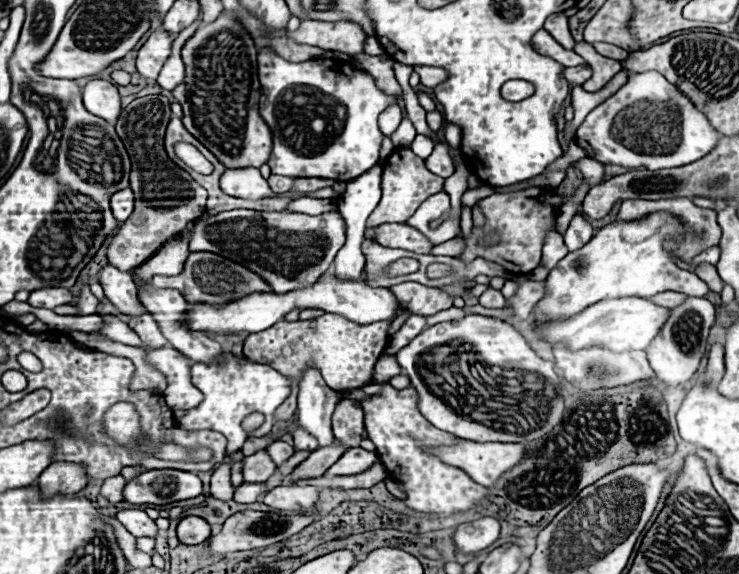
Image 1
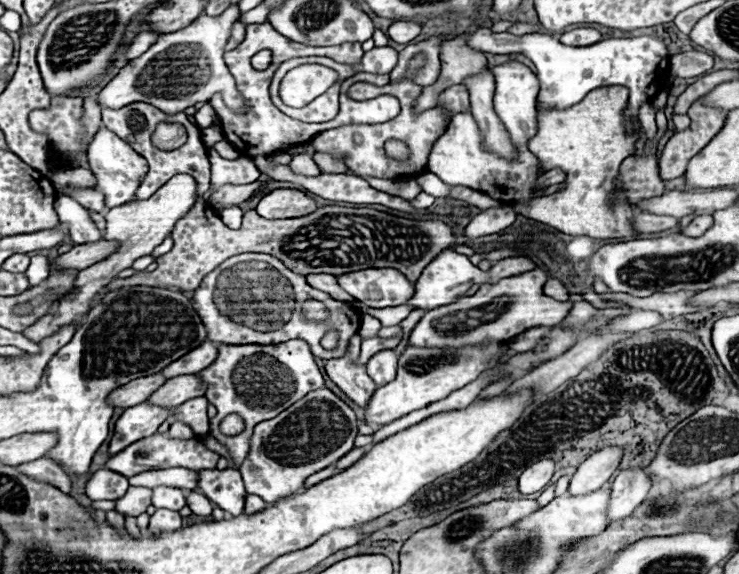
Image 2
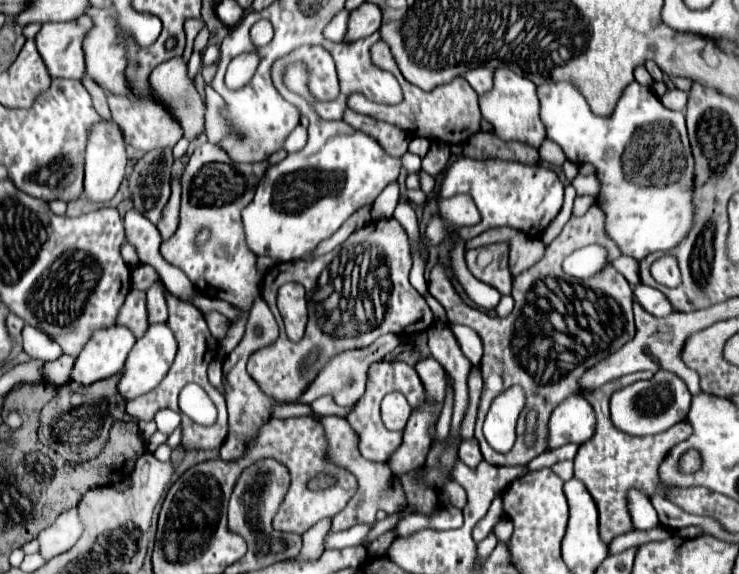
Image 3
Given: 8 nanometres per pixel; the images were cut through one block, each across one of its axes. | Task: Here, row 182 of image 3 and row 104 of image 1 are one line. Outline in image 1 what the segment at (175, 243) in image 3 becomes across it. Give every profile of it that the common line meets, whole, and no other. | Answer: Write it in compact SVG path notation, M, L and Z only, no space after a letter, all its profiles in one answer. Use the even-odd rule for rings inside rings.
M222 10L222 14L210 22L200 26L182 46L182 62L184 62L184 82L172 90L174 98L182 104L184 116L182 124L186 130L200 140L226 168L260 168L268 162L272 150L272 134L266 128L266 122L258 114L258 98L260 98L260 84L256 72L256 46L246 28L238 24L234 12Z

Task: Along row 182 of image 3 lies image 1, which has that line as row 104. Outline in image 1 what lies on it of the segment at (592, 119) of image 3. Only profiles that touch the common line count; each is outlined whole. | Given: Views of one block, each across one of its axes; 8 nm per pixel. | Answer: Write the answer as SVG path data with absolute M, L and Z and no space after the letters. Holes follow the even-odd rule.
M658 72L630 74L628 82L614 96L596 106L576 132L576 142L586 150L588 158L602 164L626 168L644 166L648 170L692 164L710 154L718 140L720 134L712 128L708 118Z

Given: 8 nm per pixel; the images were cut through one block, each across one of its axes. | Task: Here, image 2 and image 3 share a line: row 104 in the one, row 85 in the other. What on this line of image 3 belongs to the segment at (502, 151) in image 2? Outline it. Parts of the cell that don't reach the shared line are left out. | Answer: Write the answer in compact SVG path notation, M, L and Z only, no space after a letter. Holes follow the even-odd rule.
M474 68L466 74L466 80L478 94L484 94L492 88L492 76L494 72L490 68Z

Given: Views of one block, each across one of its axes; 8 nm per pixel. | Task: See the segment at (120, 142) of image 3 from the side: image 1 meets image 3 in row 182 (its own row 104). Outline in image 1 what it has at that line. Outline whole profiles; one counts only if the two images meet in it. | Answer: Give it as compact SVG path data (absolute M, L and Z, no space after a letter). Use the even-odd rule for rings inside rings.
M90 80L82 90L84 106L88 112L112 122L120 116L120 94L108 80Z

